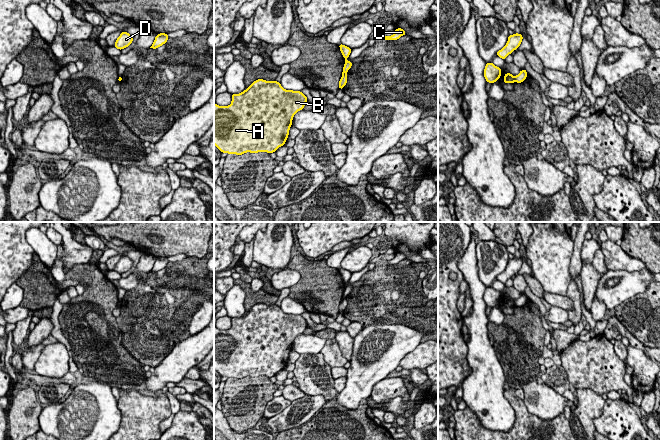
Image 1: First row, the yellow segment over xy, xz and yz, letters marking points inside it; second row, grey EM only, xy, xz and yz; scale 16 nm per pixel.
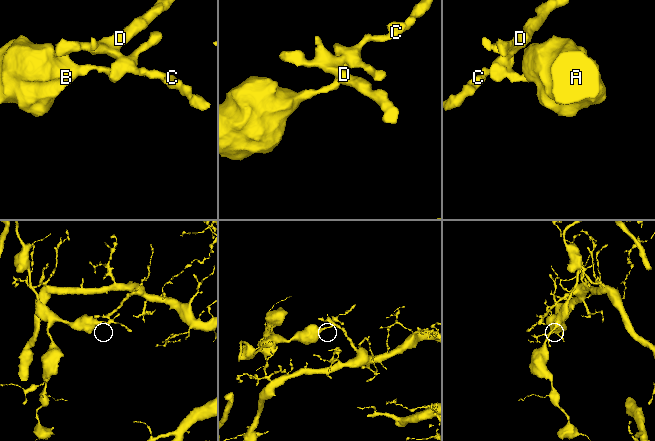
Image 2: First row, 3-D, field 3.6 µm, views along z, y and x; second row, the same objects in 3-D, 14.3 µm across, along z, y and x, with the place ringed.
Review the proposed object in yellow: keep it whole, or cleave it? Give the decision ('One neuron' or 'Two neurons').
Two neurons

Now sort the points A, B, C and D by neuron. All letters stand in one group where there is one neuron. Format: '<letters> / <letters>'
A B / C D

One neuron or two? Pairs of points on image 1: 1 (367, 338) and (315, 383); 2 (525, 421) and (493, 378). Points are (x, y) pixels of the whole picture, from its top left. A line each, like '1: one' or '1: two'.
1: two
2: two

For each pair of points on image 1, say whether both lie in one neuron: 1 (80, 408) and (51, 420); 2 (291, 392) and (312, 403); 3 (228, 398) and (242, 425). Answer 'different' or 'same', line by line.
1: same
2: different
3: same

